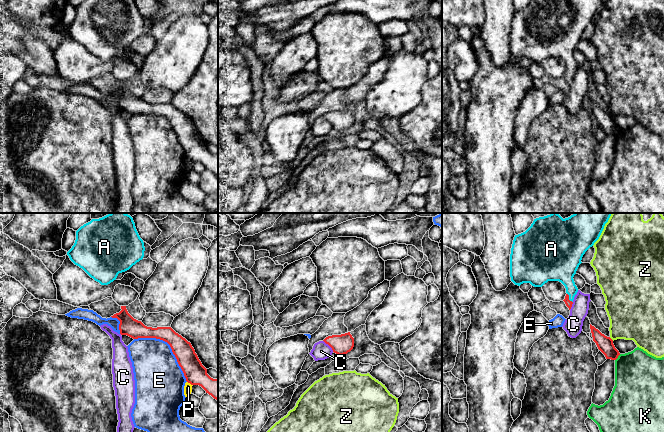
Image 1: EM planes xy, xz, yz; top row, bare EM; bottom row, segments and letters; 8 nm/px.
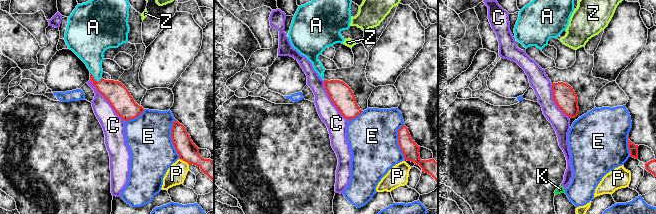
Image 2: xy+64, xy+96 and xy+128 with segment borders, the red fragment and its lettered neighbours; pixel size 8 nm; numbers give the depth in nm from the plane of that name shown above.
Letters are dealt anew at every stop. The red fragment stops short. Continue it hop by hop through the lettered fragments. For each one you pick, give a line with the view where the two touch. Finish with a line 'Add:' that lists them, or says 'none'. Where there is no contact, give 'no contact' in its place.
A: yz
Add: A

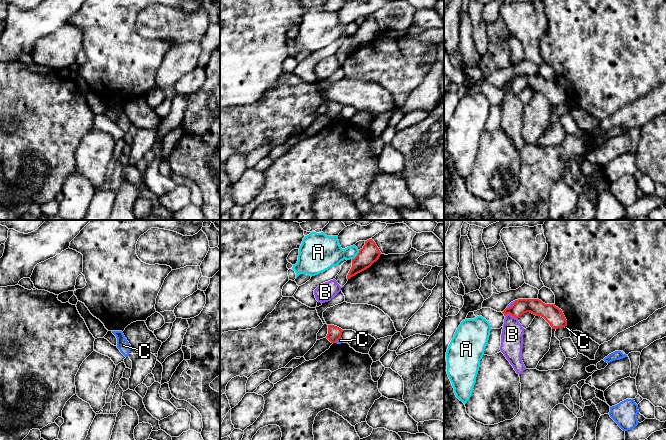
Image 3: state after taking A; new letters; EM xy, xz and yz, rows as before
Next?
Add: none

